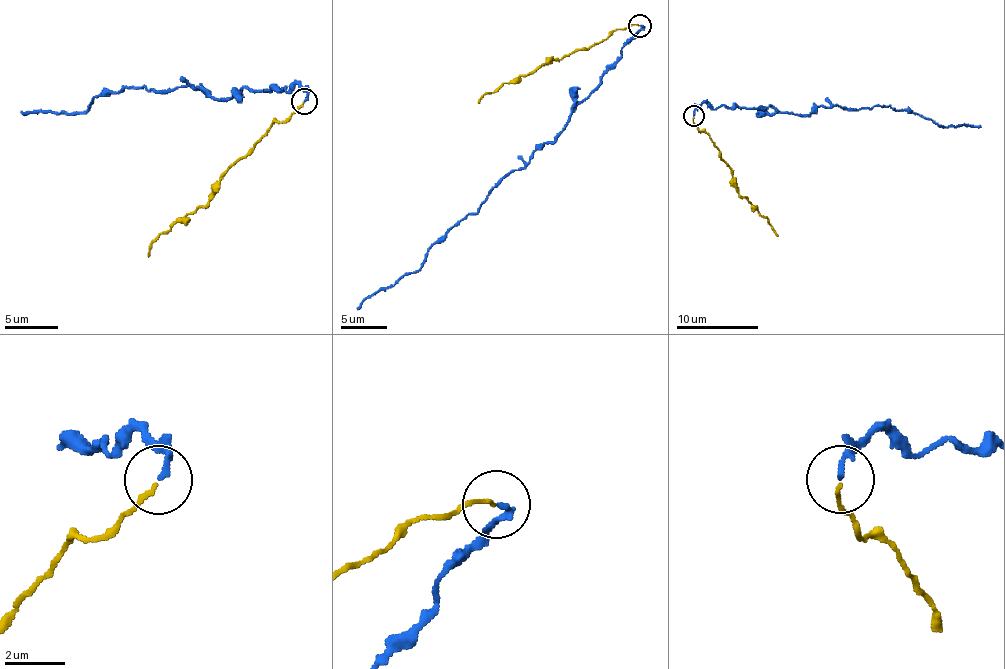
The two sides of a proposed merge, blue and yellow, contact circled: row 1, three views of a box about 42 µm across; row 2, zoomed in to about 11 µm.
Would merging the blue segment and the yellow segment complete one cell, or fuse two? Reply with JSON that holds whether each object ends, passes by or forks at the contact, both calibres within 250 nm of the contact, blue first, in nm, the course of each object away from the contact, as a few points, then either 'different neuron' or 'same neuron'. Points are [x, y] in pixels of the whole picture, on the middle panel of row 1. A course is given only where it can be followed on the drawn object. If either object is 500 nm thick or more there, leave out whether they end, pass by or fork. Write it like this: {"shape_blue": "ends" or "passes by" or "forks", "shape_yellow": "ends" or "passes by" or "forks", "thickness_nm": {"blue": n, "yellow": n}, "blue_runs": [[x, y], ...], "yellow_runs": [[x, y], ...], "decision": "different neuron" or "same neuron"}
{"shape_blue": "ends", "shape_yellow": "ends", "thickness_nm": {"blue": 150, "yellow": 120}, "blue_runs": [[640, 25], [563, 129], [512, 170], [476, 213], [467, 213], [436, 241], [416, 271], [380, 287], [357, 310]], "yellow_runs": [[640, 25], [619, 29], [587, 48], [575, 48], [559, 60], [545, 63], [496, 88], [477, 102]], "decision": "different neuron"}

